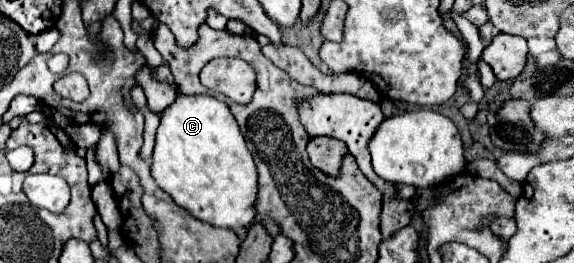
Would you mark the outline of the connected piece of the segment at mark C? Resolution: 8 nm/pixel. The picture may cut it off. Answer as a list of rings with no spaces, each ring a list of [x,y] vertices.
[[[178,96],[162,116],[152,156],[152,176],[194,218],[242,230],[256,218],[258,170],[228,104],[210,96]]]

